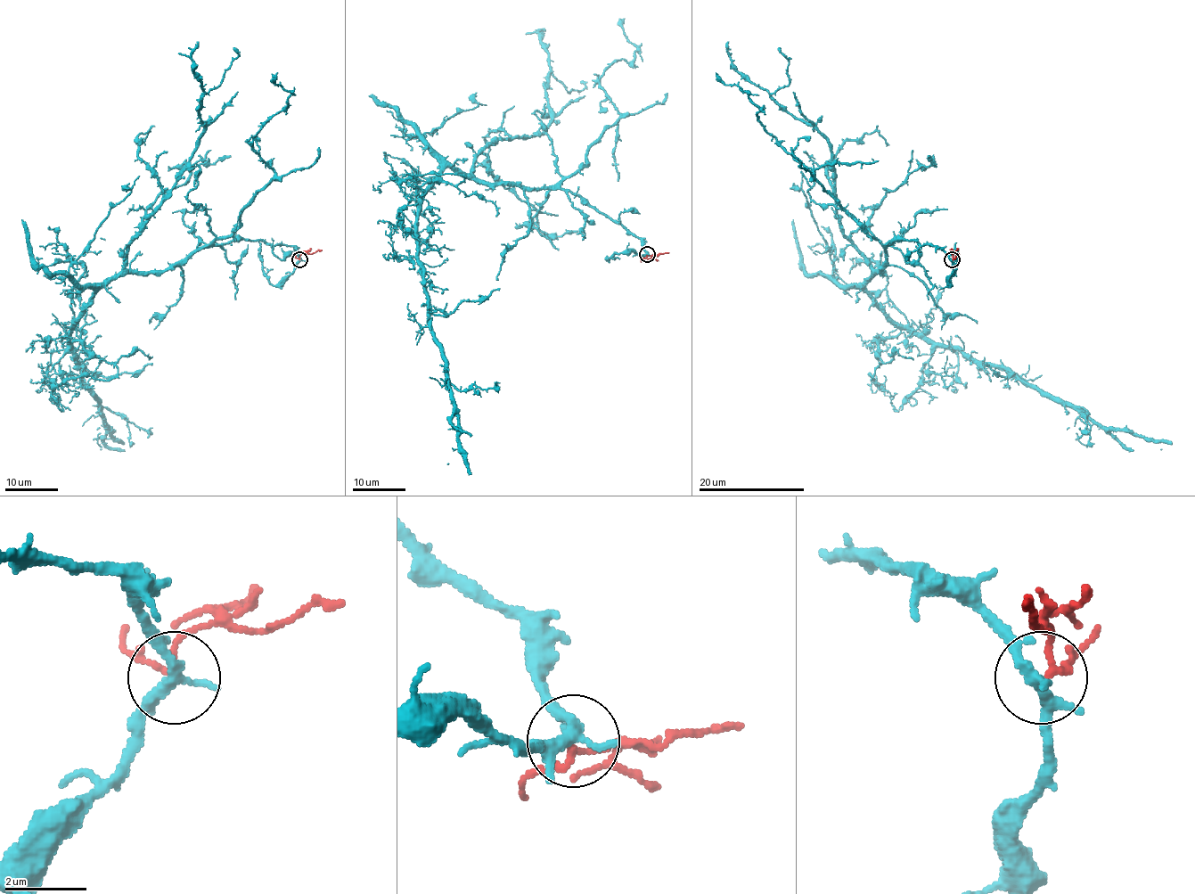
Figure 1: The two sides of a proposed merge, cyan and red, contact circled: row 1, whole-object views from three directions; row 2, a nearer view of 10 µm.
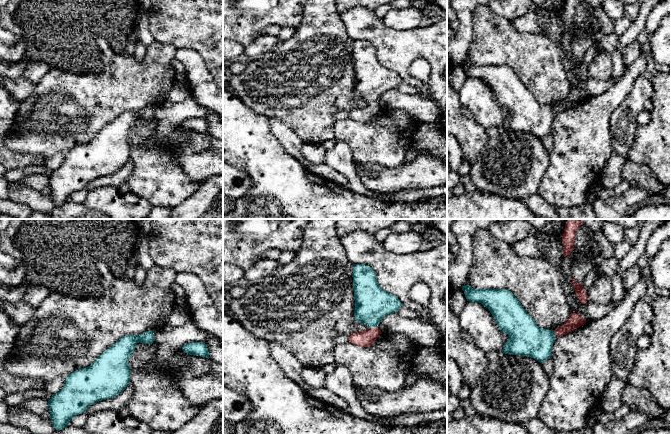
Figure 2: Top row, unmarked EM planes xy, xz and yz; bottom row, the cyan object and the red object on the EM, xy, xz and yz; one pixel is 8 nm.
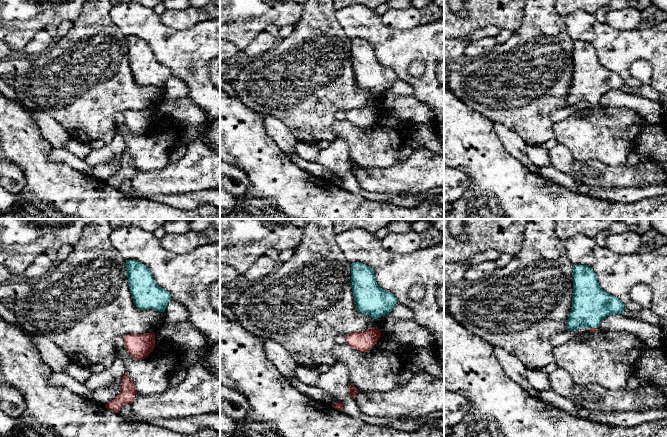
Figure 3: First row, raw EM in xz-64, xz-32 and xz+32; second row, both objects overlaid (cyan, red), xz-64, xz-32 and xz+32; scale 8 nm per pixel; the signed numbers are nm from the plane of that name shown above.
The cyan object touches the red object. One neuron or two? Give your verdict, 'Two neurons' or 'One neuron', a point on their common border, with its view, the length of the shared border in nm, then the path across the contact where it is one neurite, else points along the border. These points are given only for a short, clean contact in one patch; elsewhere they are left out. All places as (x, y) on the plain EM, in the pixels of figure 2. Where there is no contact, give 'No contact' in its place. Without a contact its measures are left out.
One neuron. Touches cyan at xz (372, 103). Shared border 90 nm. Path across: xz (372, 79), (372, 103), (372, 108), (366, 114)

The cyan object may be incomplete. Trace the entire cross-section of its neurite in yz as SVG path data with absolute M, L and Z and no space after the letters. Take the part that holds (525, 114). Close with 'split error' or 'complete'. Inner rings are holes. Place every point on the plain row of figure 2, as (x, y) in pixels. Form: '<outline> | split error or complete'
M468 61L462 63L467 77L481 79L488 84L499 105L509 114L502 128L516 132L532 133L543 140L552 130L554 116L584 101L587 97L580 90L571 89L568 96L555 106L539 104L533 94L521 82L513 69L506 65L474 65Z | split error

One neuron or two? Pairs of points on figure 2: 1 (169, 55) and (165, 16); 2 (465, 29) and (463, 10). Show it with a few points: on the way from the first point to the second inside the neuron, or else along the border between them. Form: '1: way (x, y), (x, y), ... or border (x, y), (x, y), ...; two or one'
1: border (155, 40), (170, 43), (177, 48); two
2: way (465, 24), (465, 15); one

